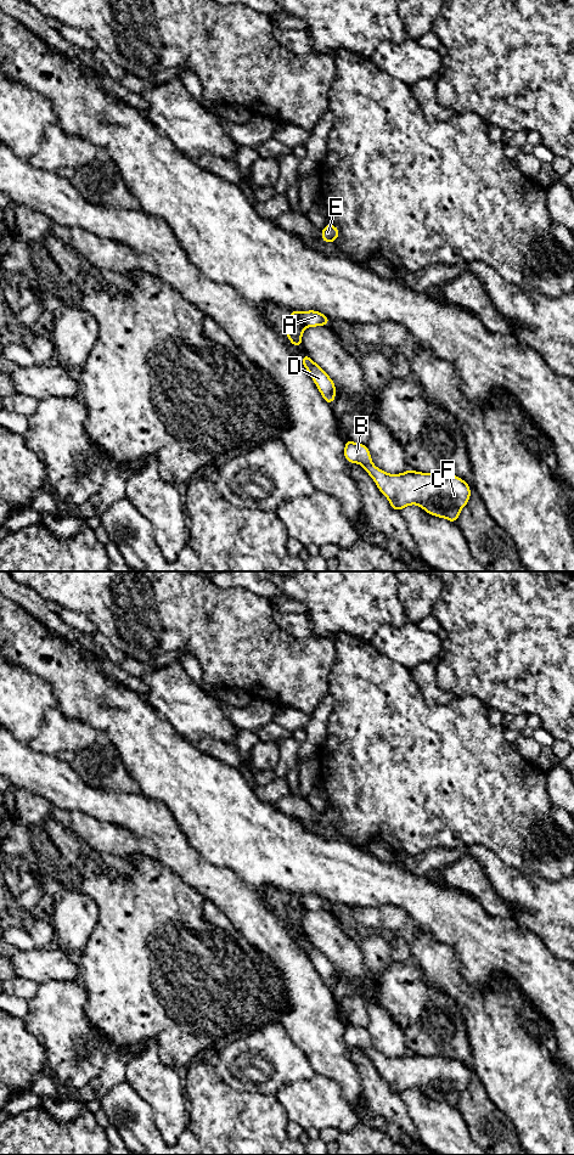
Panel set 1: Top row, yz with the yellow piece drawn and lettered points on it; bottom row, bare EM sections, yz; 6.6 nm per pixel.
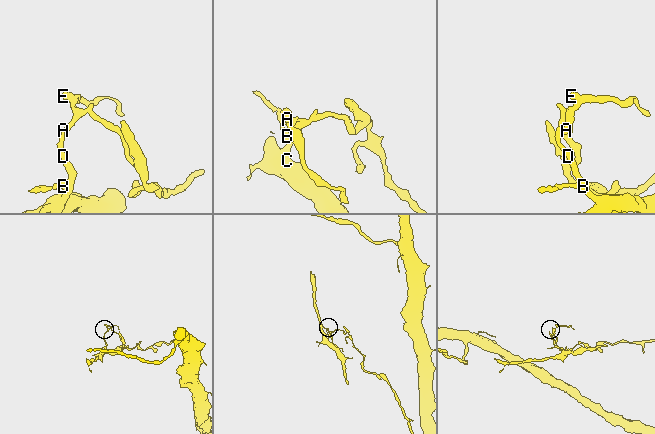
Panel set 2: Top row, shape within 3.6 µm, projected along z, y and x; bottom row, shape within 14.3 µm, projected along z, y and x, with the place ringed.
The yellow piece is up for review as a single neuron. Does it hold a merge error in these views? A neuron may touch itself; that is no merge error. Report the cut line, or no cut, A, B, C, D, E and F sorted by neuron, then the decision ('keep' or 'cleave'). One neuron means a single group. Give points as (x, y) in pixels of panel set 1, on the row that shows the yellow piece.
cut in yz along (302, 313), (302, 325), (304, 327); A E / B C D F; cleave

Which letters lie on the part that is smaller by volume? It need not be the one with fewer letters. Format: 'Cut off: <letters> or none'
Cut off: B, C, D, F

